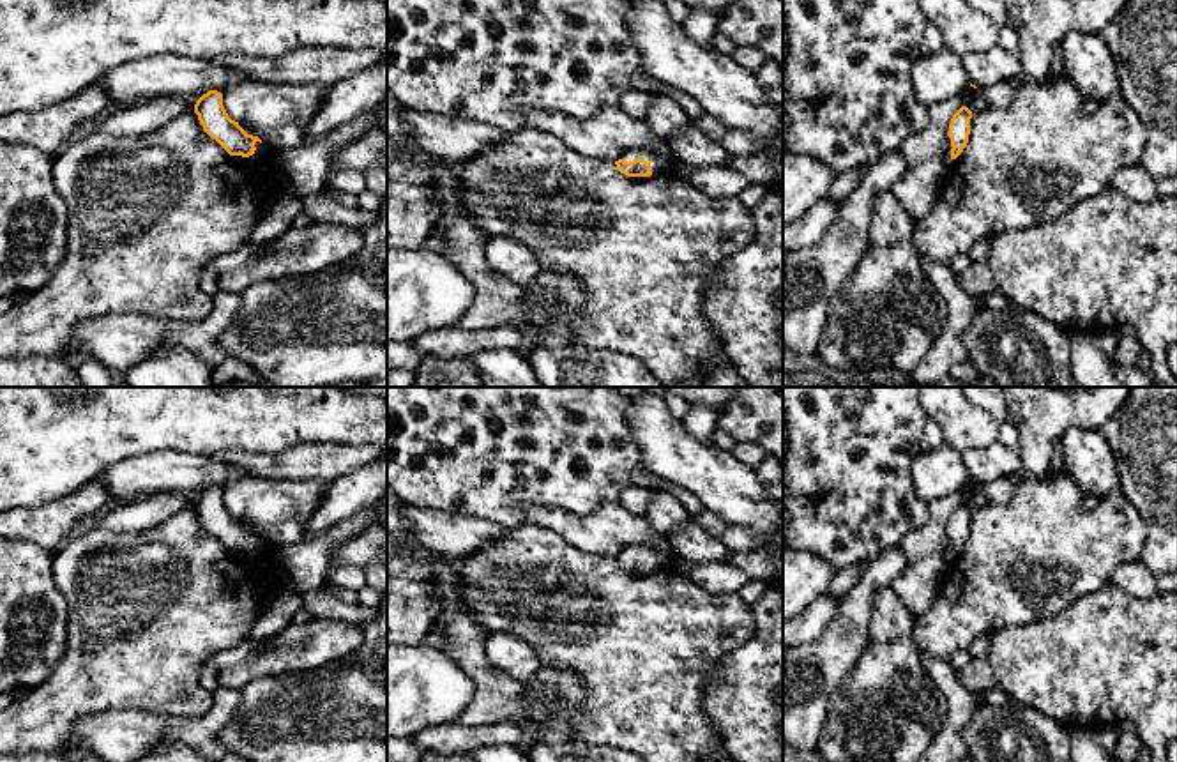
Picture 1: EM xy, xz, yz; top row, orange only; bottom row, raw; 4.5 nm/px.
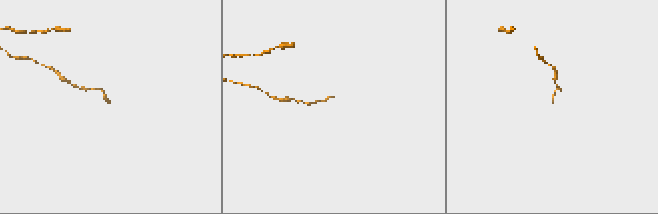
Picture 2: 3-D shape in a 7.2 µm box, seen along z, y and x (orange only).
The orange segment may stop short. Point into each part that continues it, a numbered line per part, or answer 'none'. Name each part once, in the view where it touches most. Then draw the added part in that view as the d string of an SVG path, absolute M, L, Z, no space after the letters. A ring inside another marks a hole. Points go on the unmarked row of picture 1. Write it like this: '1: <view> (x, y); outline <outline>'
1: xz (658, 557); outline M631 545L626 548L624 555L627 559L633 559L634 555L645 555L650 560L652 571L663 569L666 562L666 553L649 545Z

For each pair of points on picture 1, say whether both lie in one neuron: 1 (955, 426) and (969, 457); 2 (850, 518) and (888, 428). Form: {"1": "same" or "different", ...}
{"1": "different", "2": "same"}

